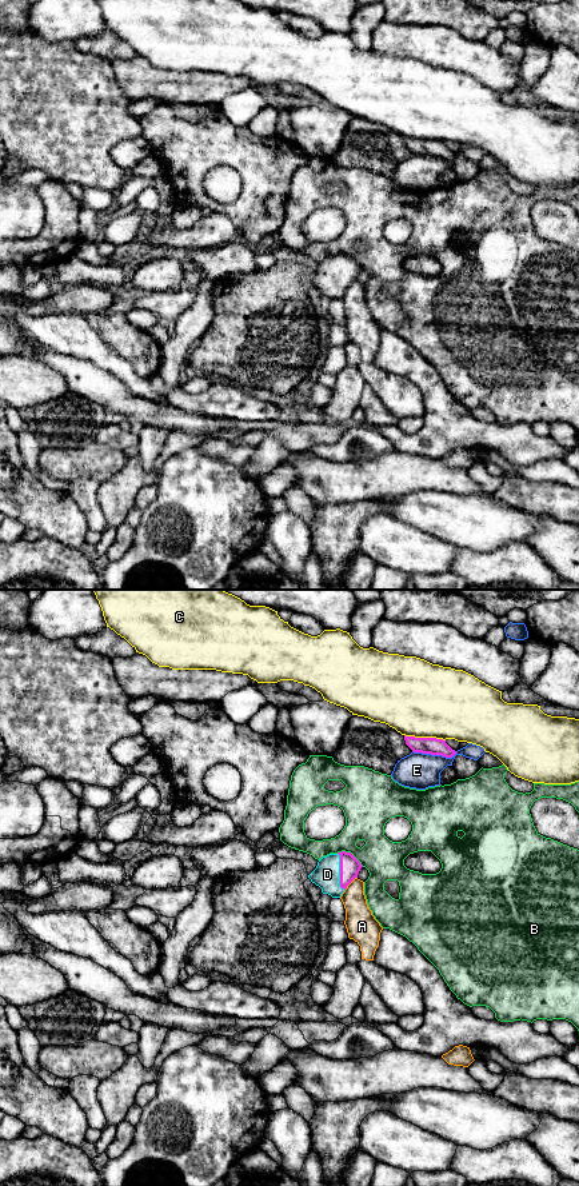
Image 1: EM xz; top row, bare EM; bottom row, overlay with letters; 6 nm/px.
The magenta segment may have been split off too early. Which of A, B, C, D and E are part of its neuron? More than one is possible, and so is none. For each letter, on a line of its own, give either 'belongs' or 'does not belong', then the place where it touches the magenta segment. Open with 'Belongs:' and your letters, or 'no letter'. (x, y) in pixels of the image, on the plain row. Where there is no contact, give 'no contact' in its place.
Belongs: D
A: does not belong; meets magenta in xz at (350, 284)
B: does not belong; meets magenta in xz at (350, 255)
C: does not belong; meets magenta in xz at (424, 140)
D: belongs; meets magenta in xz at (340, 274)
E: does not belong; meets magenta in xz at (435, 156)

